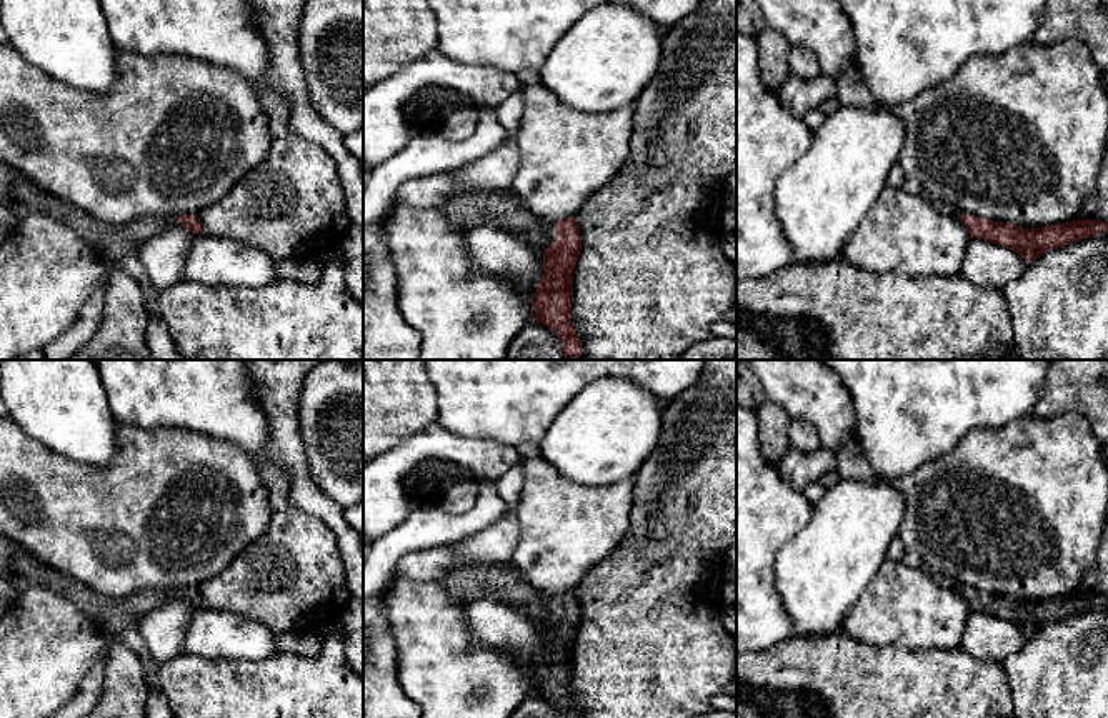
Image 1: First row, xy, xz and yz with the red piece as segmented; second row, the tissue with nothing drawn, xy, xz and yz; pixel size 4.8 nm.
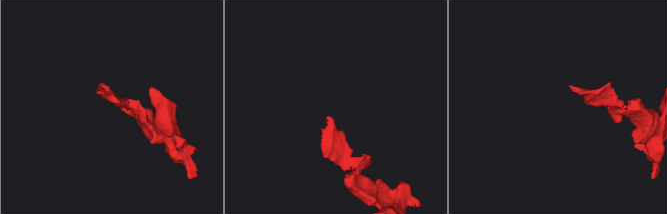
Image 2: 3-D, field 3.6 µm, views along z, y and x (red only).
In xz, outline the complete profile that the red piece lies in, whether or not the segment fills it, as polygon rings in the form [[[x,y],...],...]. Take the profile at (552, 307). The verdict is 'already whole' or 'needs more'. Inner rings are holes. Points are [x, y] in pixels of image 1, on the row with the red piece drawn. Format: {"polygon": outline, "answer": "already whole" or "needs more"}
{"polygon": [[[568,217],[556,223],[533,225],[523,232],[523,238],[545,253],[532,317],[556,333],[566,360],[578,360],[583,348],[571,320],[573,273],[581,250],[578,223]]], "answer": "needs more"}

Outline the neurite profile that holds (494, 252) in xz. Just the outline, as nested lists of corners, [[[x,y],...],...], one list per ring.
[[[488,225],[468,228],[465,243],[477,273],[505,278],[532,307],[545,267],[545,253],[540,248],[530,245],[523,233]]]

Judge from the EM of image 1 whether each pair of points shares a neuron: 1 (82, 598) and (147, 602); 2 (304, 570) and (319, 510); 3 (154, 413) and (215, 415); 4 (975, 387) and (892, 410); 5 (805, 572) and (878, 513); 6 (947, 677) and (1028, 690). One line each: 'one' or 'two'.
1: one
2: two
3: one
4: one
5: one
6: two

